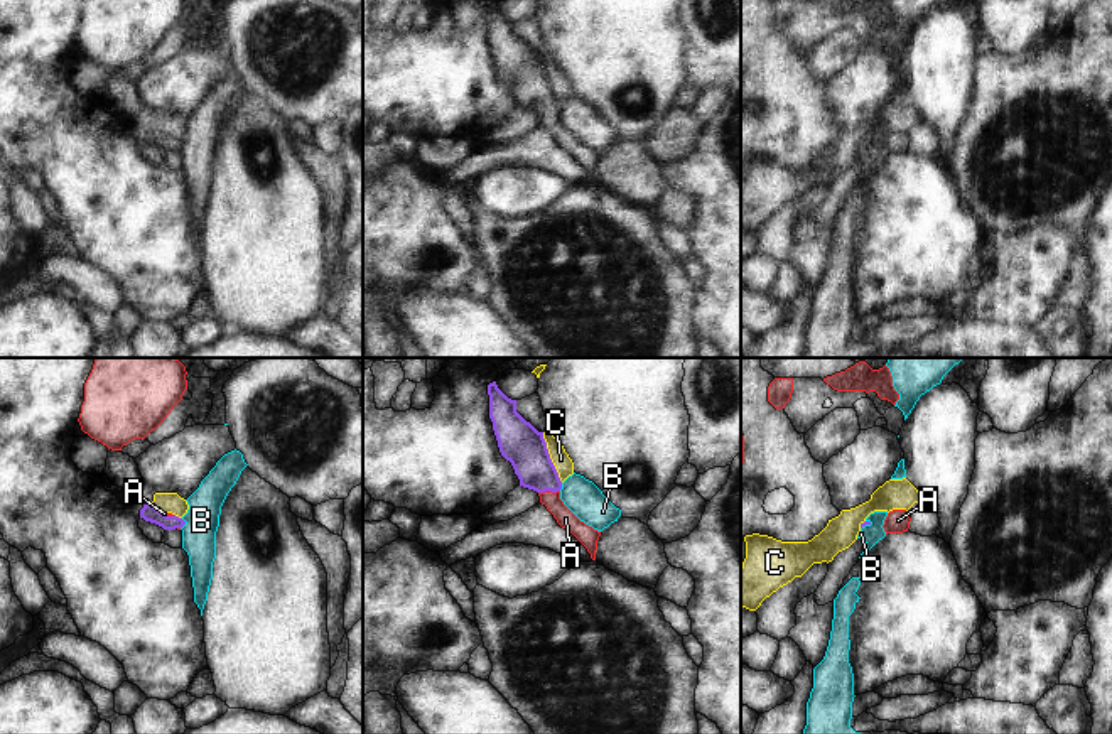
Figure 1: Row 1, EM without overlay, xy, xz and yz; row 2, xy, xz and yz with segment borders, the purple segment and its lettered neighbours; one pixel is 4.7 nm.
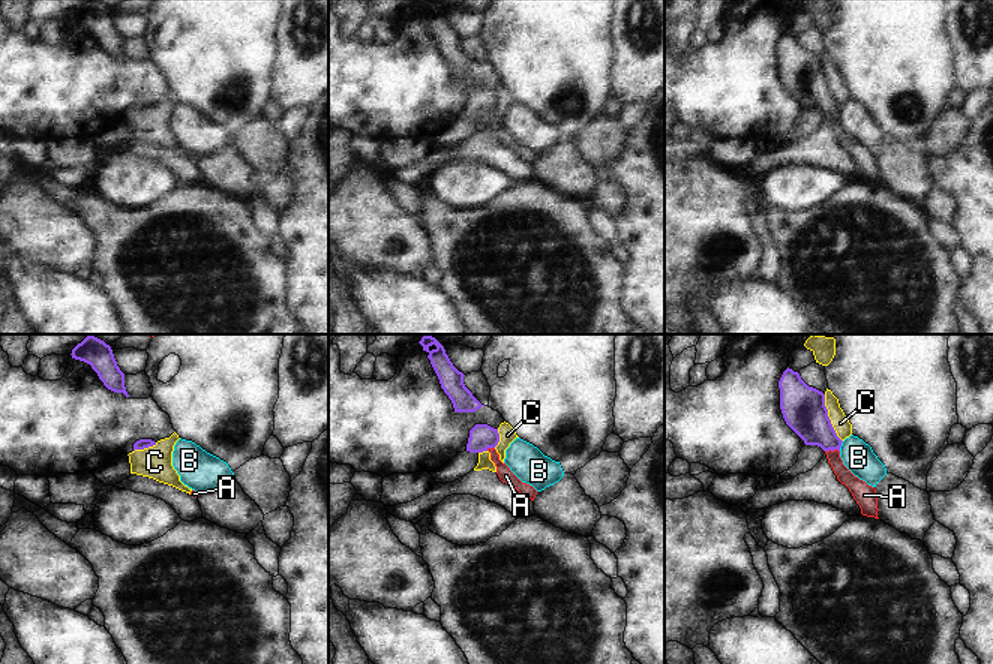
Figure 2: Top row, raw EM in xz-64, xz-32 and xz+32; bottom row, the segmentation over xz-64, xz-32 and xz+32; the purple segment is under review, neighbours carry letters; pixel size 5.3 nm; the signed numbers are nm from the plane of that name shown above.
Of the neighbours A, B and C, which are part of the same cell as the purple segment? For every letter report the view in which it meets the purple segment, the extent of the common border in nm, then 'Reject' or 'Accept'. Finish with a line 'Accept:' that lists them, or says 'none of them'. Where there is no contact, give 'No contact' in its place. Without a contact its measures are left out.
A: Touches purple in xz. Shared border 110 nm. Accept
B: Touches purple in xy. Shared border 60 nm. Reject
C: Touches purple in xz. Shared border 260 nm. Reject
Accept: A.

